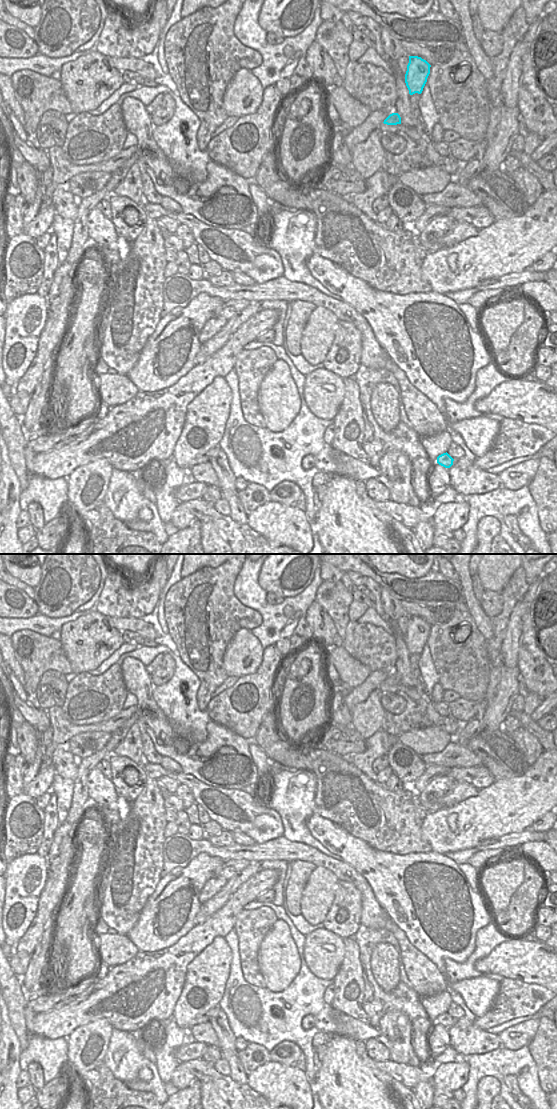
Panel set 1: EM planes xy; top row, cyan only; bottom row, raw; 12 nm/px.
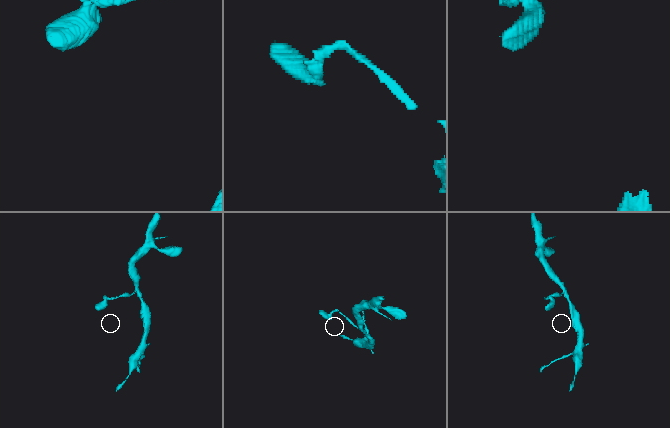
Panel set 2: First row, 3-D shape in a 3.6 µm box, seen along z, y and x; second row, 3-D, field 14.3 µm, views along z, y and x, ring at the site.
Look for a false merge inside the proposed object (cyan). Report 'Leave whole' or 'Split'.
Leave whole.

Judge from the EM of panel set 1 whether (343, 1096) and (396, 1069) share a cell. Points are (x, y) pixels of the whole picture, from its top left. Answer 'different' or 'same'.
different

